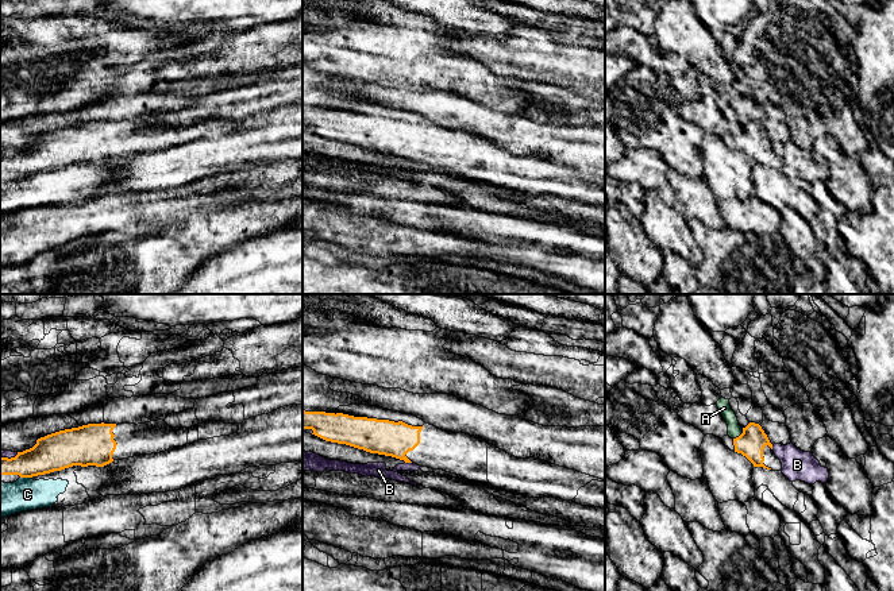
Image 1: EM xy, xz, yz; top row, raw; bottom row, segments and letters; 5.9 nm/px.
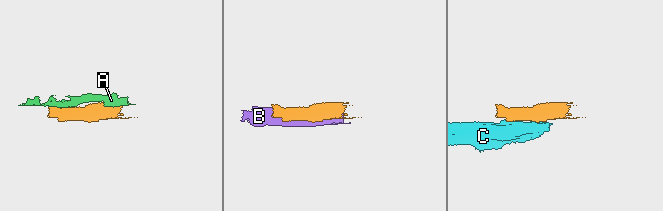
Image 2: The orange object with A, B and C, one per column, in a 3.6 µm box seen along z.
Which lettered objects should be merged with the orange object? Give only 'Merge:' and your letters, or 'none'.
Merge: none

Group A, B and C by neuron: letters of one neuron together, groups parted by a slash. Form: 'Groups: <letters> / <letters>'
Groups: A / B / C

